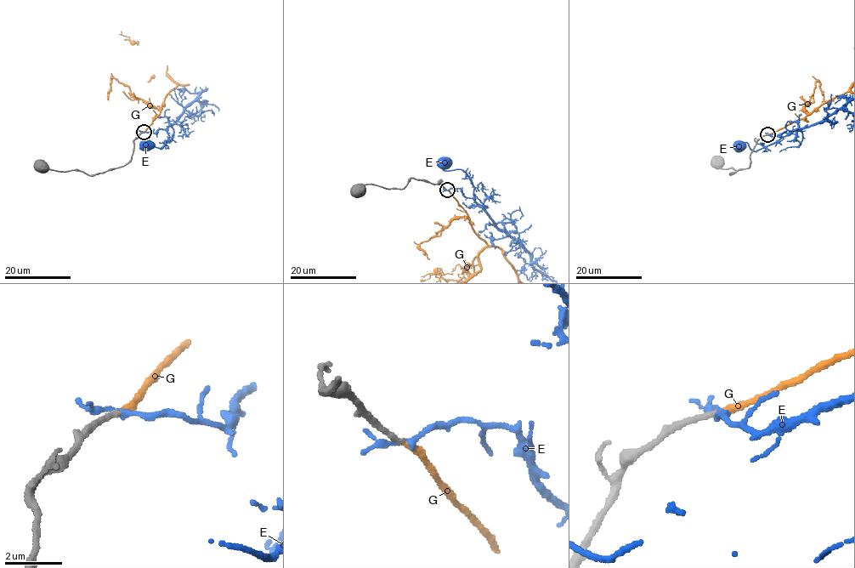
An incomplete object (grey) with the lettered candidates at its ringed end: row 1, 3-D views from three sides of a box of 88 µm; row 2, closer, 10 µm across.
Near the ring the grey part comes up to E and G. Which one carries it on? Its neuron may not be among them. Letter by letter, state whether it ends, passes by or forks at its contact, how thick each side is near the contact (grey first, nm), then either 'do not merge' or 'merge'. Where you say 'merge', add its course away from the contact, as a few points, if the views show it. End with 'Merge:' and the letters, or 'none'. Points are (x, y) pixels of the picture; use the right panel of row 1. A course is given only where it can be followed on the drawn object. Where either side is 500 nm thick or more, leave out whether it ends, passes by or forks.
E: it ends there; 180 nm thick on the grey side, 260 nm on the other; do not merge
G: it ends there; 180 nm thick on the grey side, 220 nm on the other; merge
Merge: G

